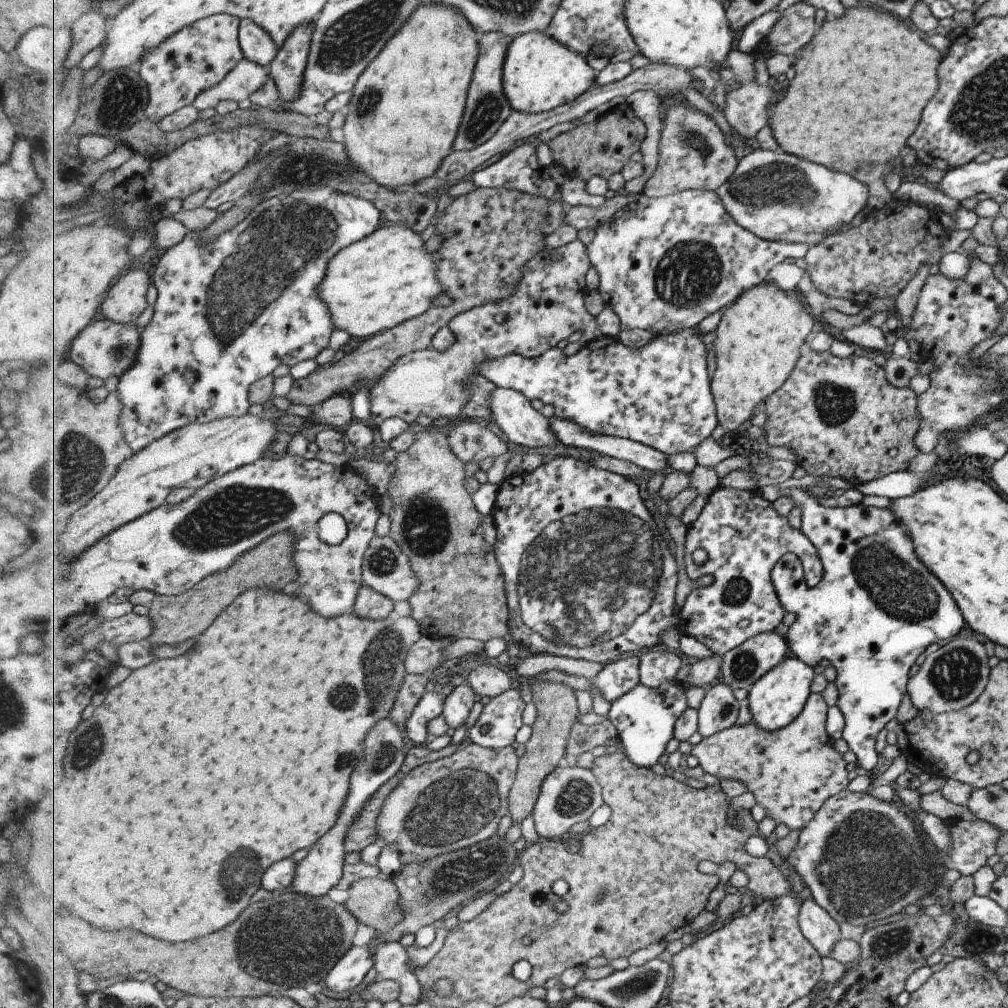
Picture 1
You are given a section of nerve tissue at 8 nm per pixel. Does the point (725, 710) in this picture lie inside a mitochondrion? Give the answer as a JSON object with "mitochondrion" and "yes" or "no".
{"mitochondrion":"yes"}

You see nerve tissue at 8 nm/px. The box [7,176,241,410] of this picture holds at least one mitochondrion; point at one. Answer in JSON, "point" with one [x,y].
{"point":[119,352]}

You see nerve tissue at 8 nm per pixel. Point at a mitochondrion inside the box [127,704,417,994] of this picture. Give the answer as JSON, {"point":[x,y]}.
{"point":[295,938]}

